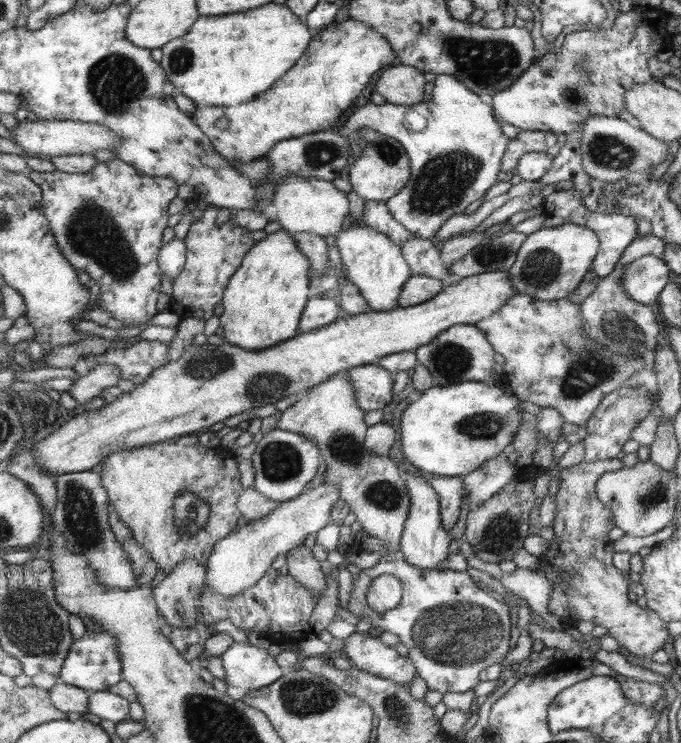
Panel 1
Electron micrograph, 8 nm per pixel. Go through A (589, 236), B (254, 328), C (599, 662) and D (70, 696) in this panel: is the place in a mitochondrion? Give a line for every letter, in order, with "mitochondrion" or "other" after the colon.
A: other
B: other
C: other
D: other

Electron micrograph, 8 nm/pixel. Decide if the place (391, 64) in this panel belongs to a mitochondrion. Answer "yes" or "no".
no

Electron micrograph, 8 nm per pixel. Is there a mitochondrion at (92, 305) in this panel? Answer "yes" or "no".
no

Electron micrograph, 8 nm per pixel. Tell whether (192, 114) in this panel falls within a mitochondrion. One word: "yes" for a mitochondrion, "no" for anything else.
no

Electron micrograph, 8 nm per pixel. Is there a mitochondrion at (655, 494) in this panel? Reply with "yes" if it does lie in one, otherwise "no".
yes

